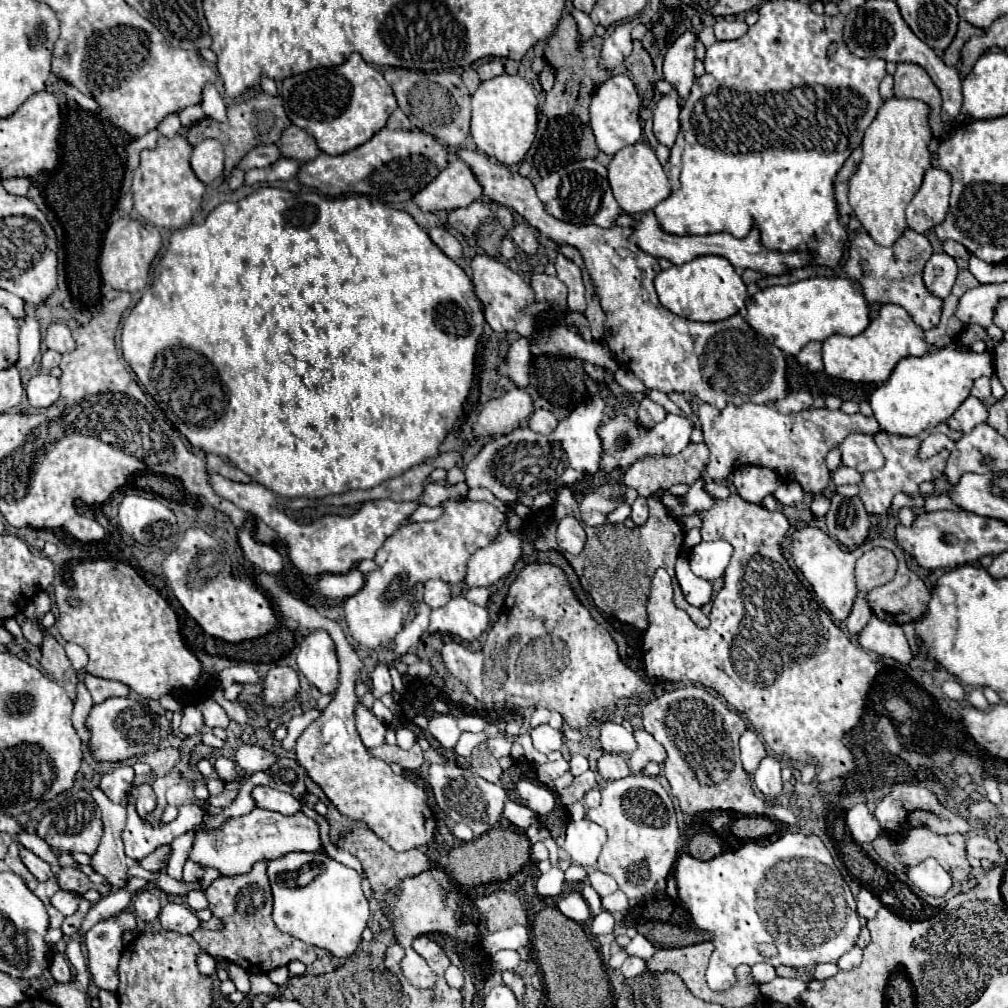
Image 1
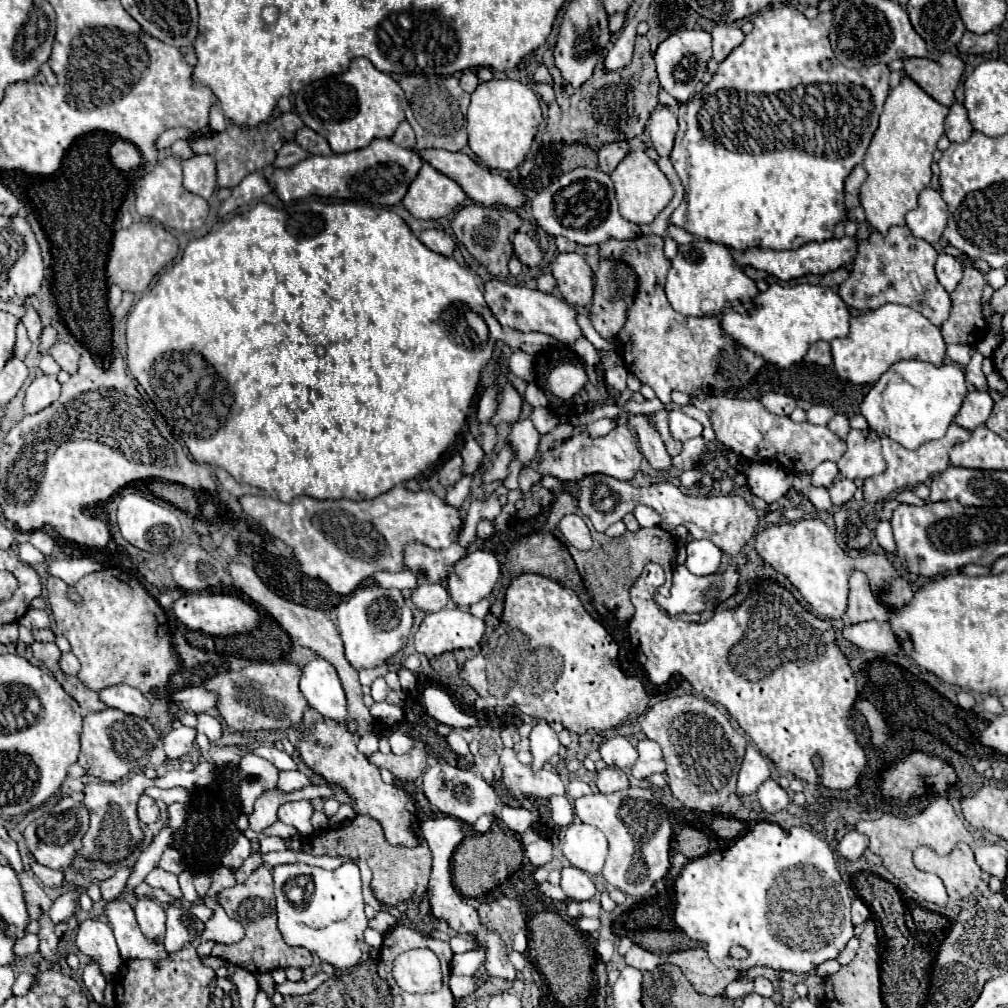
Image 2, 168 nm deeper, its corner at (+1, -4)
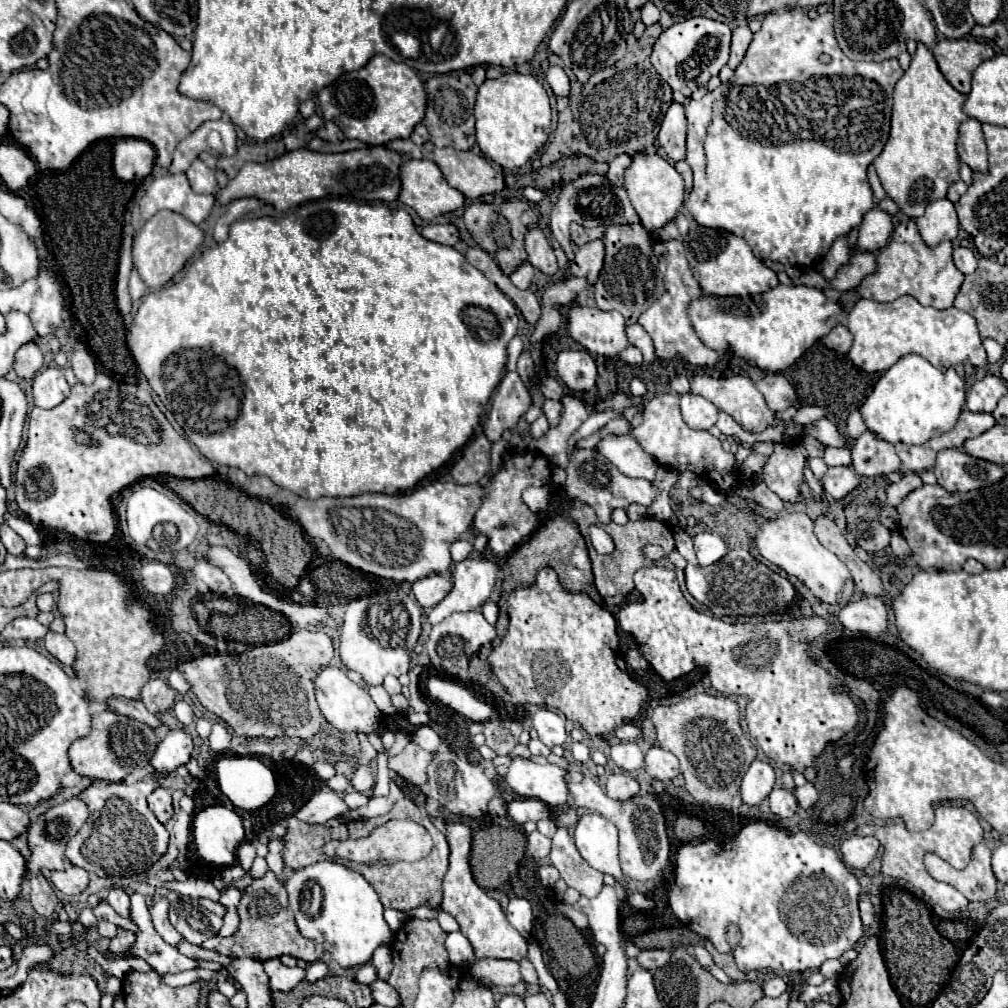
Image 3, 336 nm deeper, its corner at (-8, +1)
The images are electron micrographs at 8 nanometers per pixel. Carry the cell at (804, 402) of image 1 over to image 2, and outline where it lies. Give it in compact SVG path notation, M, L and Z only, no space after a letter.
M766 393L762 395L760 401L774 415L790 415L798 407L798 401L792 395L780 395L780 393Z

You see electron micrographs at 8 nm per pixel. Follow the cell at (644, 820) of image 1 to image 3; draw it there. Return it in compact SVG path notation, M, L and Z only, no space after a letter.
M583 778L579 784L571 784L569 792L573 798L573 806L599 812L617 826L619 860L629 880L639 880L639 882L653 880L669 864L669 838L665 830L665 818L653 796L639 794L627 802L617 802L617 800L611 800L593 778Z

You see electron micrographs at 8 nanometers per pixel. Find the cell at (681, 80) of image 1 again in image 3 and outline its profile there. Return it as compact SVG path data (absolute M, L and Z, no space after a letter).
M703 16L691 18L673 24L671 28L661 32L651 52L651 64L673 90L691 96L693 90L705 86L711 76L717 76L721 72L721 68L729 60L729 46L731 46L731 28L727 24Z

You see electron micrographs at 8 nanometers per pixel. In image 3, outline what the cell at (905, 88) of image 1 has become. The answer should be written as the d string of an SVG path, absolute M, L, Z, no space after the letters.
M945 38L933 46L933 54L943 76L951 82L951 86L961 94L969 94L971 74L981 62L993 58L995 50L987 42Z

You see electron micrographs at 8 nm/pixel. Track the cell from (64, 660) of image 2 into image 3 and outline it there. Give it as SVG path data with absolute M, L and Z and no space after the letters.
M49 630L47 636L45 636L45 648L47 648L49 654L53 654L61 664L73 666L73 662L75 662L75 646L73 646L73 642L71 642L65 634L57 634L57 632Z

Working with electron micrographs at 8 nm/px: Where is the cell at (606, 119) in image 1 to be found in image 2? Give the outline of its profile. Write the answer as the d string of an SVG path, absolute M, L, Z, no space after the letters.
M624 139L602 145L602 147L598 149L600 169L610 175L610 173L618 167L618 163L626 157L626 153L628 153L628 141L624 141Z

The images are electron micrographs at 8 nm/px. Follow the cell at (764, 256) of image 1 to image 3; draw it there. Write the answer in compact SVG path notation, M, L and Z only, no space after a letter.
M873 208L865 214L863 224L861 224L861 232L859 232L859 242L857 242L857 250L881 250L887 246L891 234L893 234L893 218L879 208Z

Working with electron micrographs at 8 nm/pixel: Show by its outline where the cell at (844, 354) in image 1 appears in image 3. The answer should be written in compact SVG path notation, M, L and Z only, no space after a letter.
M901 296L893 302L859 300L847 316L847 328L853 334L849 358L865 372L885 372L899 358L919 354L933 366L951 368L959 364L973 364L987 368L987 354L977 322L969 312L957 308L925 308L913 296Z

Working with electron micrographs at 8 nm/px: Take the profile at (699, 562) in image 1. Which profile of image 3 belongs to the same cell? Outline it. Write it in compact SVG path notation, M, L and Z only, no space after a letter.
M699 532L693 538L693 546L695 546L697 560L701 566L709 566L727 554L727 546L721 540L721 536L711 534L711 532Z

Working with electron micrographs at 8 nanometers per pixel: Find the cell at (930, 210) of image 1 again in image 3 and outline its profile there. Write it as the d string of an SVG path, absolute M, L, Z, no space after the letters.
M947 198L931 202L927 206L925 214L915 218L915 224L917 224L917 230L923 238L923 242L929 248L935 248L937 244L941 244L945 240L955 240L957 232L959 232L955 208Z

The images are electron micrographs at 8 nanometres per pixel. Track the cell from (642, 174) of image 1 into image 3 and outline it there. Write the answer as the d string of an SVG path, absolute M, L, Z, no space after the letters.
M639 152L633 156L633 164L625 172L625 190L633 208L637 210L643 228L649 232L655 232L663 228L667 222L671 222L681 210L685 196L685 184L681 174L657 152Z

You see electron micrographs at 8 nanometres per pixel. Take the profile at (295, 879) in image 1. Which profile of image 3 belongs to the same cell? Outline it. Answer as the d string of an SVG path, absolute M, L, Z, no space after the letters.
M317 862L287 878L287 894L299 932L331 952L341 968L357 968L371 960L375 948L391 944L393 930L383 918L383 904L373 886L355 870L335 862Z

